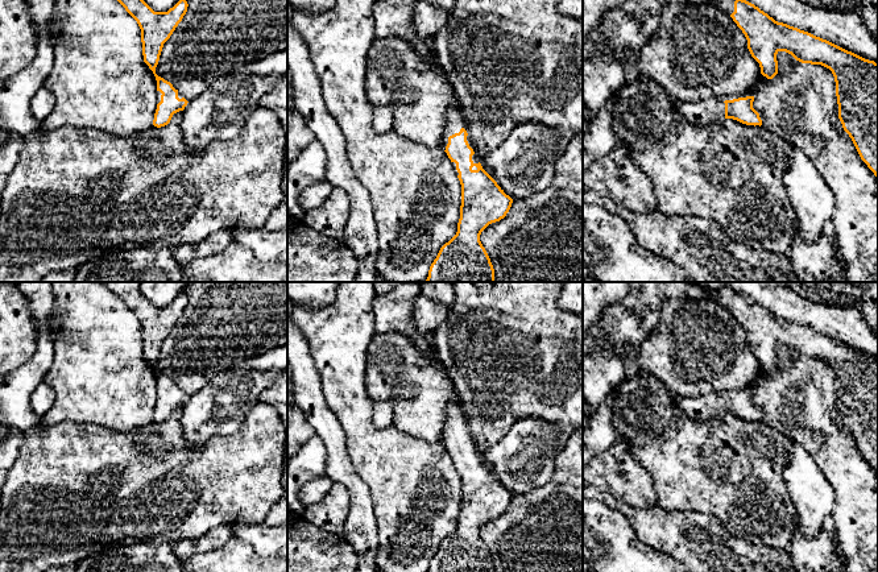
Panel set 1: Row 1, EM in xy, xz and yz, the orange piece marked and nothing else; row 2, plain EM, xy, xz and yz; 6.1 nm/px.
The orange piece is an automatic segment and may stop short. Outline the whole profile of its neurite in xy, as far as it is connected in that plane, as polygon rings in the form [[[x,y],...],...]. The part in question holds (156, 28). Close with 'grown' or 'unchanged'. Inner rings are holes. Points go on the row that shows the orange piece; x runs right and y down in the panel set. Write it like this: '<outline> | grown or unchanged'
[[[117,0],[125,11],[137,21],[141,29],[144,62],[153,71],[157,80],[157,109],[153,125],[157,128],[170,123],[174,113],[183,111],[187,100],[178,90],[156,74],[156,67],[163,43],[170,38],[187,12],[187,1],[179,0],[167,12],[154,12],[144,0]]] | grown

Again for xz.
[[[457,108],[447,113],[442,149],[461,185],[460,219],[456,235],[440,248],[431,264],[426,282],[496,282],[480,235],[489,224],[506,216],[513,199],[483,169]]] | grown

